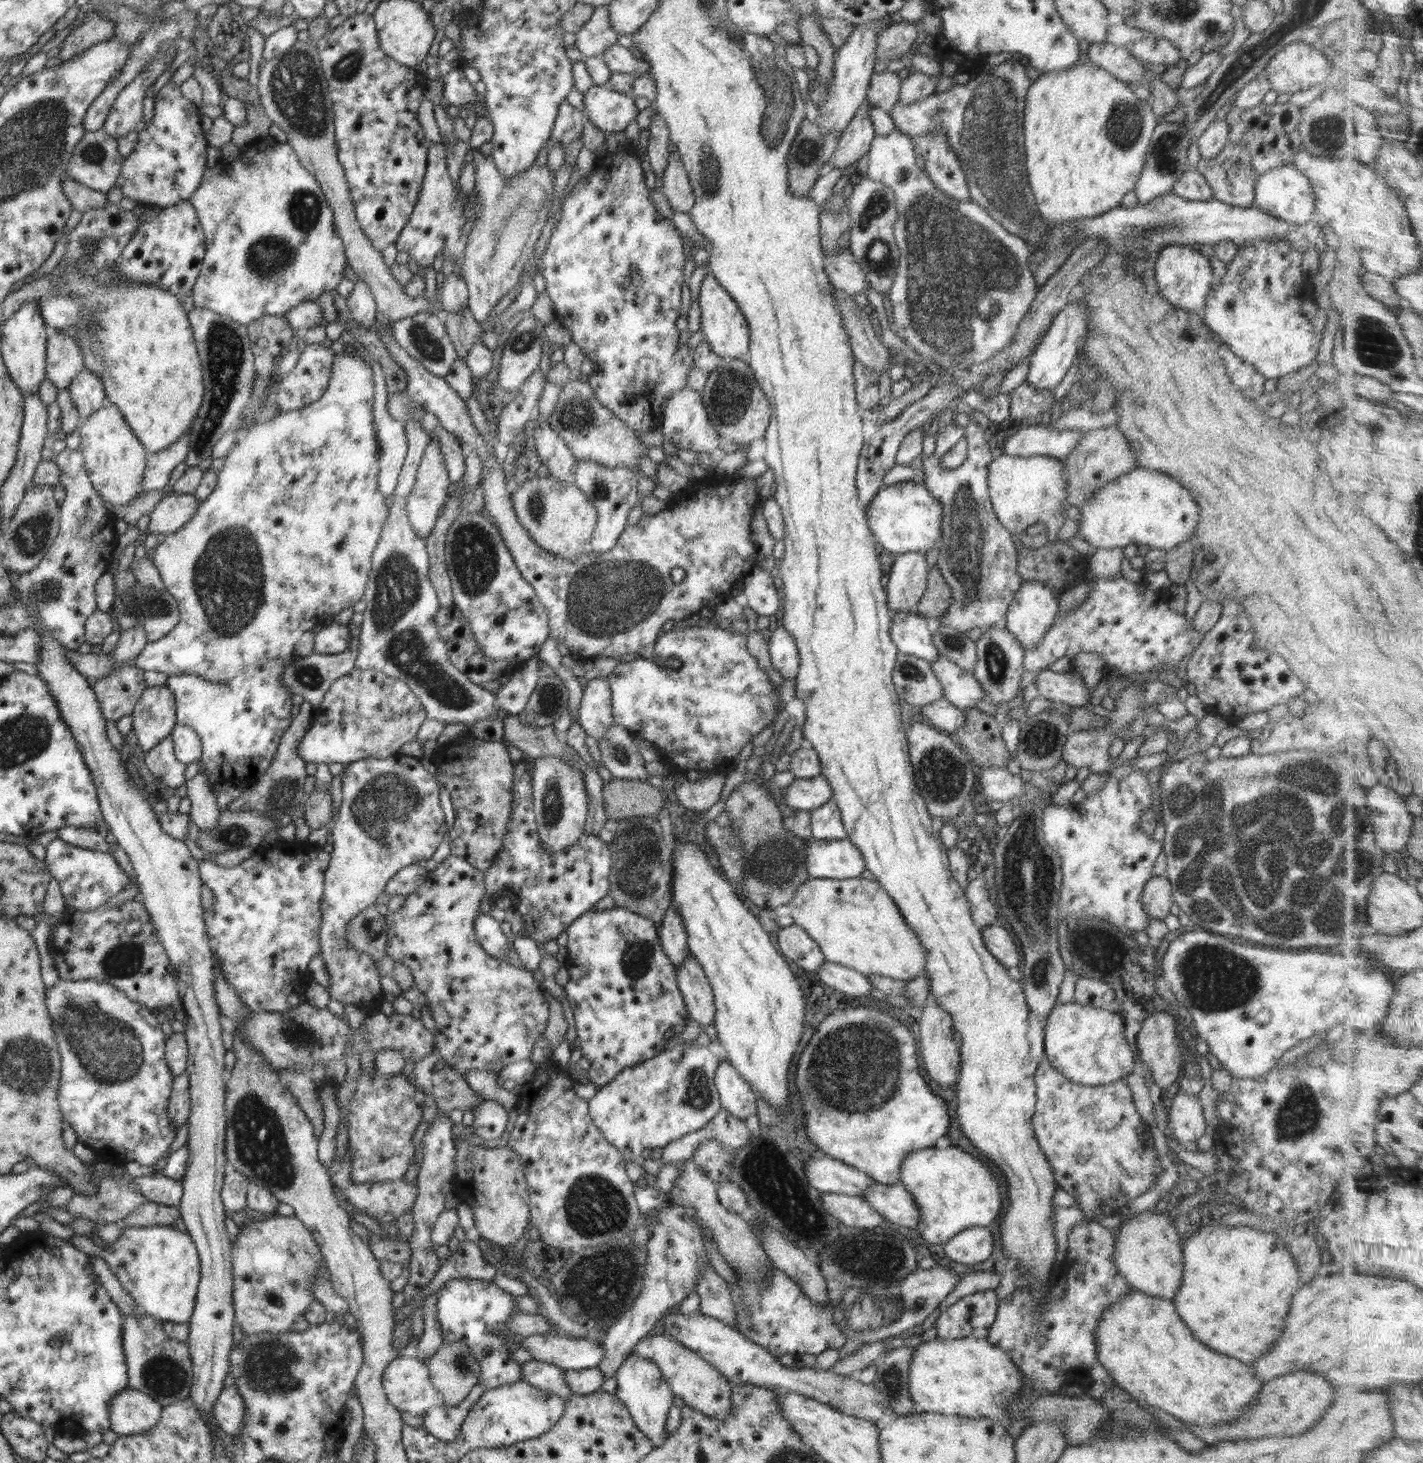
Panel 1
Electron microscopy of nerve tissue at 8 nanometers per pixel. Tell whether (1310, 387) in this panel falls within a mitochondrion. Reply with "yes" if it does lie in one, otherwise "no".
no

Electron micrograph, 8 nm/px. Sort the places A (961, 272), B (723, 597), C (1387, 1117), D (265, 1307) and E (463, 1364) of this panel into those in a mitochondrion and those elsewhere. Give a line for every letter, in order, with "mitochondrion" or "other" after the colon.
A: mitochondrion
B: other
C: other
D: mitochondrion
E: mitochondrion

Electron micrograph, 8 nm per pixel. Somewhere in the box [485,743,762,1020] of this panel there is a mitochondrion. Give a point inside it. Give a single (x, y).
(639, 870)

